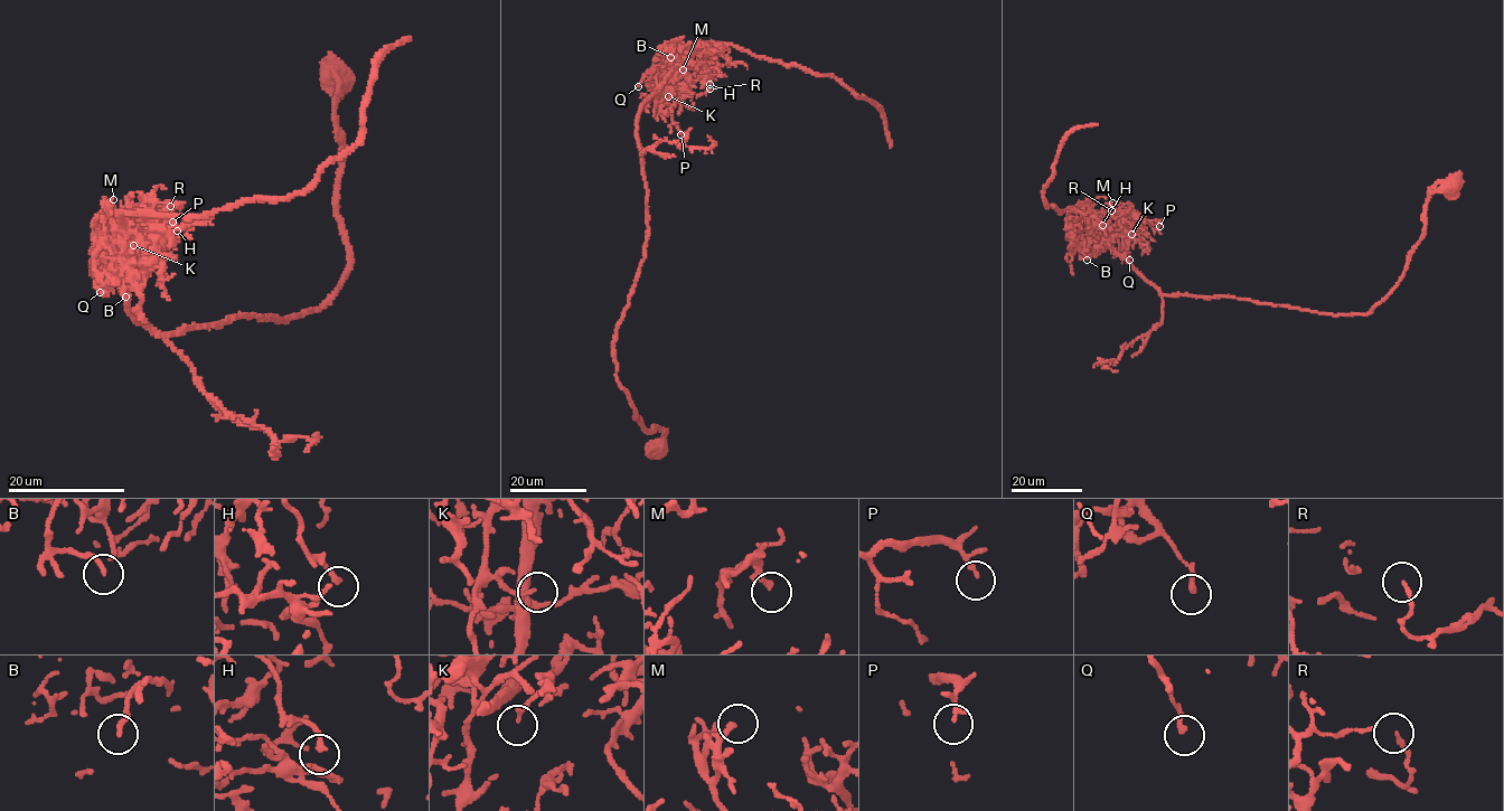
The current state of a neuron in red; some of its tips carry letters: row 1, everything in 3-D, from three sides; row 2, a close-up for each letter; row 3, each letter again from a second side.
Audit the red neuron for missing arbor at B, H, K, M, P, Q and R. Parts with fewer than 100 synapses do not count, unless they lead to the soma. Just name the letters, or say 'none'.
none

